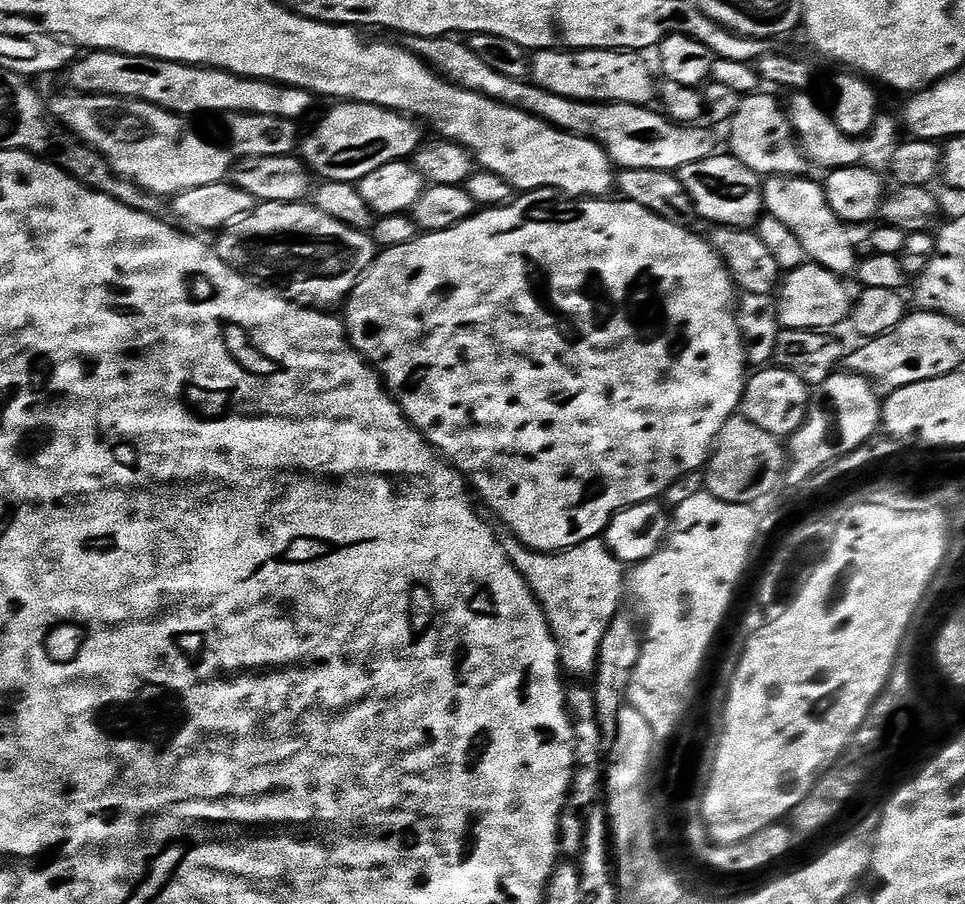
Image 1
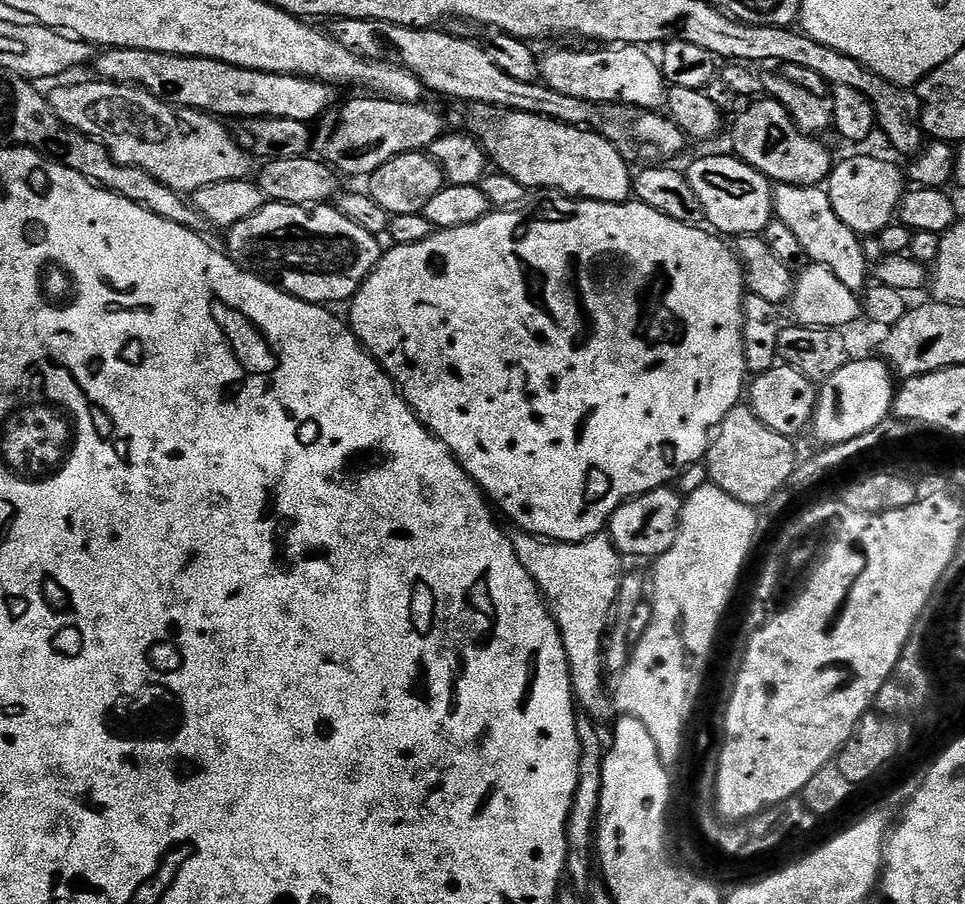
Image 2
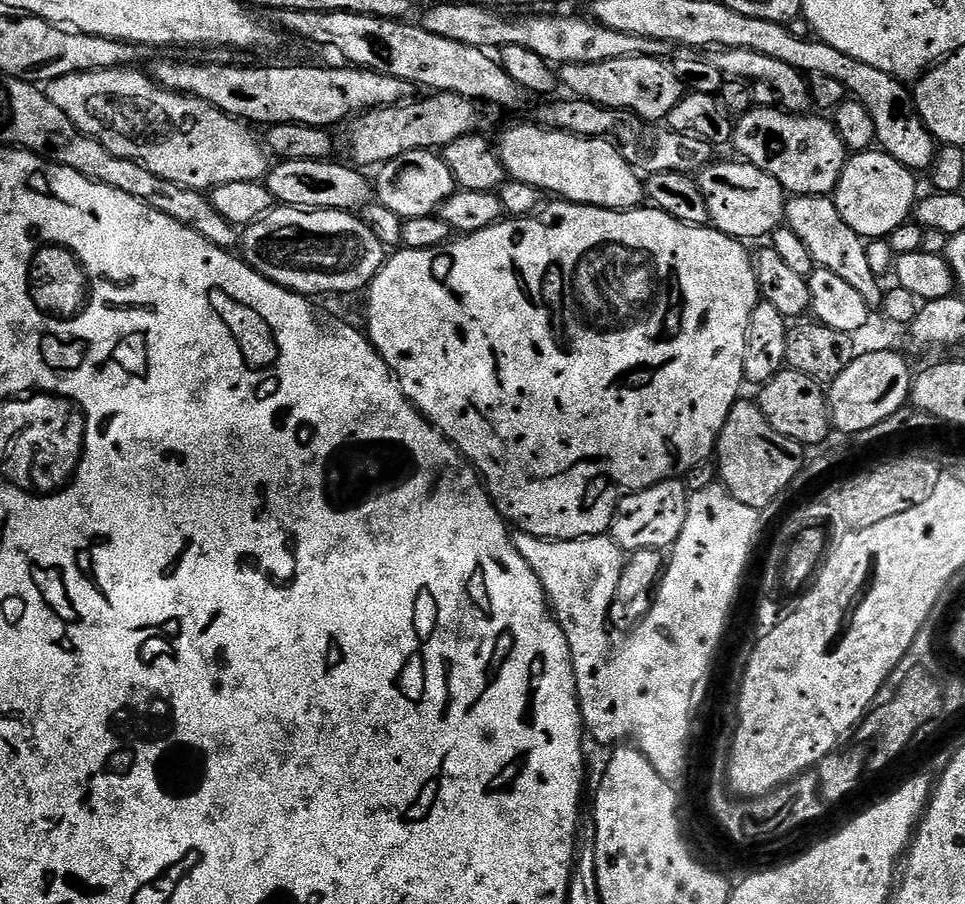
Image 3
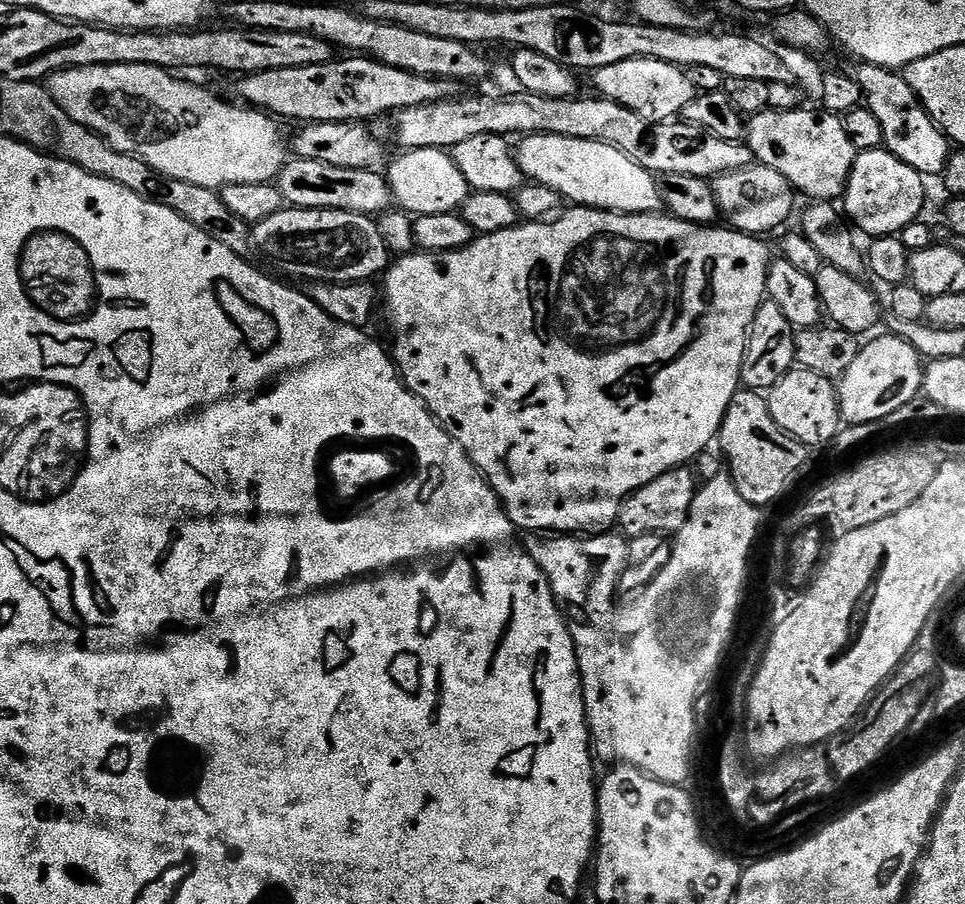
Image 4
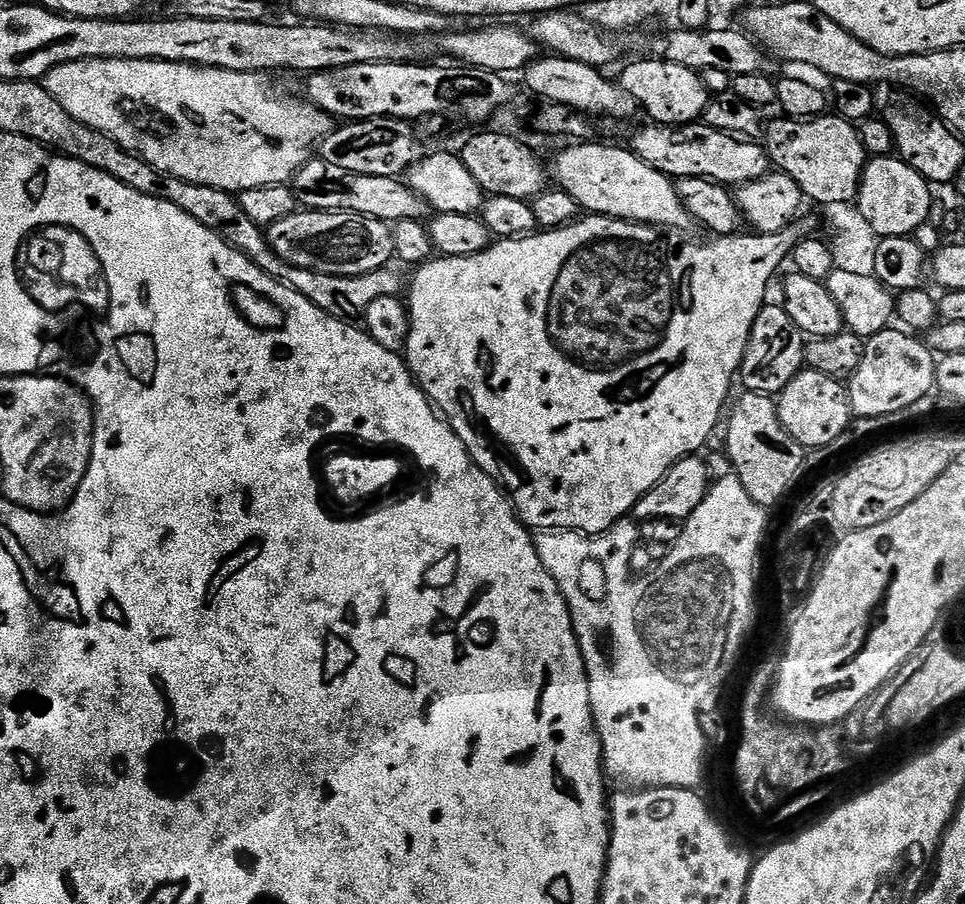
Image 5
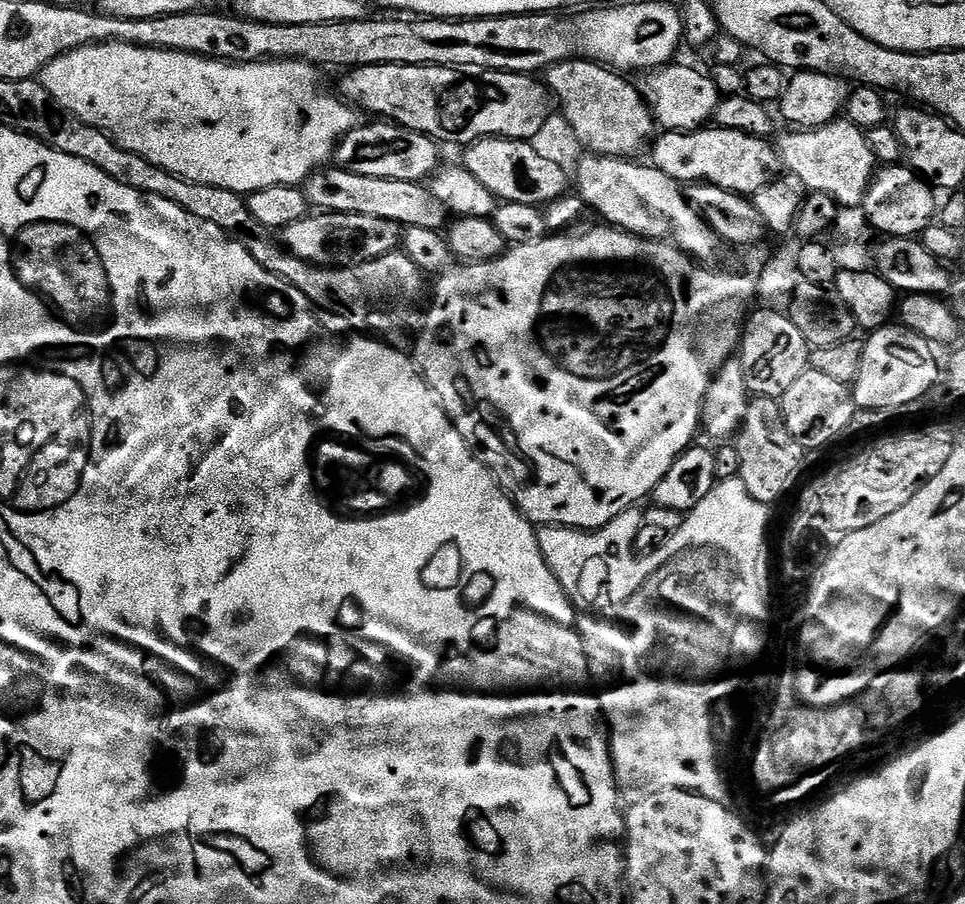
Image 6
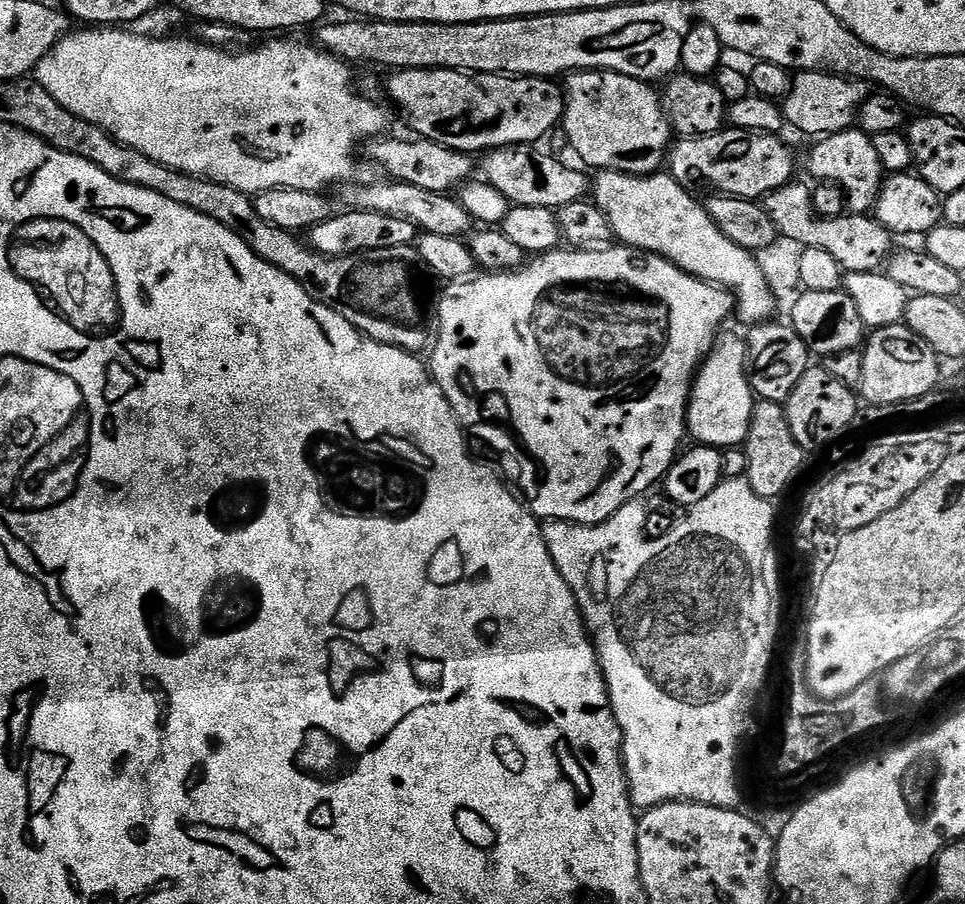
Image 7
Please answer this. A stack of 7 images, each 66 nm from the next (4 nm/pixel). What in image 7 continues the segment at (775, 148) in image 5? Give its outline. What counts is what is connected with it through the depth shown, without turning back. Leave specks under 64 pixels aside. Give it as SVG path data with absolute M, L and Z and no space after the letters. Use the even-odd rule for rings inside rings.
M853 126L847 131L817 139L808 152L808 172L816 182L835 184L846 197L846 208L849 213L867 216L879 202L883 191L886 173L882 158L874 151L874 142L867 132Z

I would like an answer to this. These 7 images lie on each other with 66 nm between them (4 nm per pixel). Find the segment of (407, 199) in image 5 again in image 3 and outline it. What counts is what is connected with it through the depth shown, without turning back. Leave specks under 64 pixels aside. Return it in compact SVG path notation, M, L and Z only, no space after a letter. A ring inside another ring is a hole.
M331 159L279 161L266 177L273 201L280 206L305 210L359 210L363 208L370 200L369 177L367 180L364 177L367 175L363 171L347 163L346 165L332 163Z

